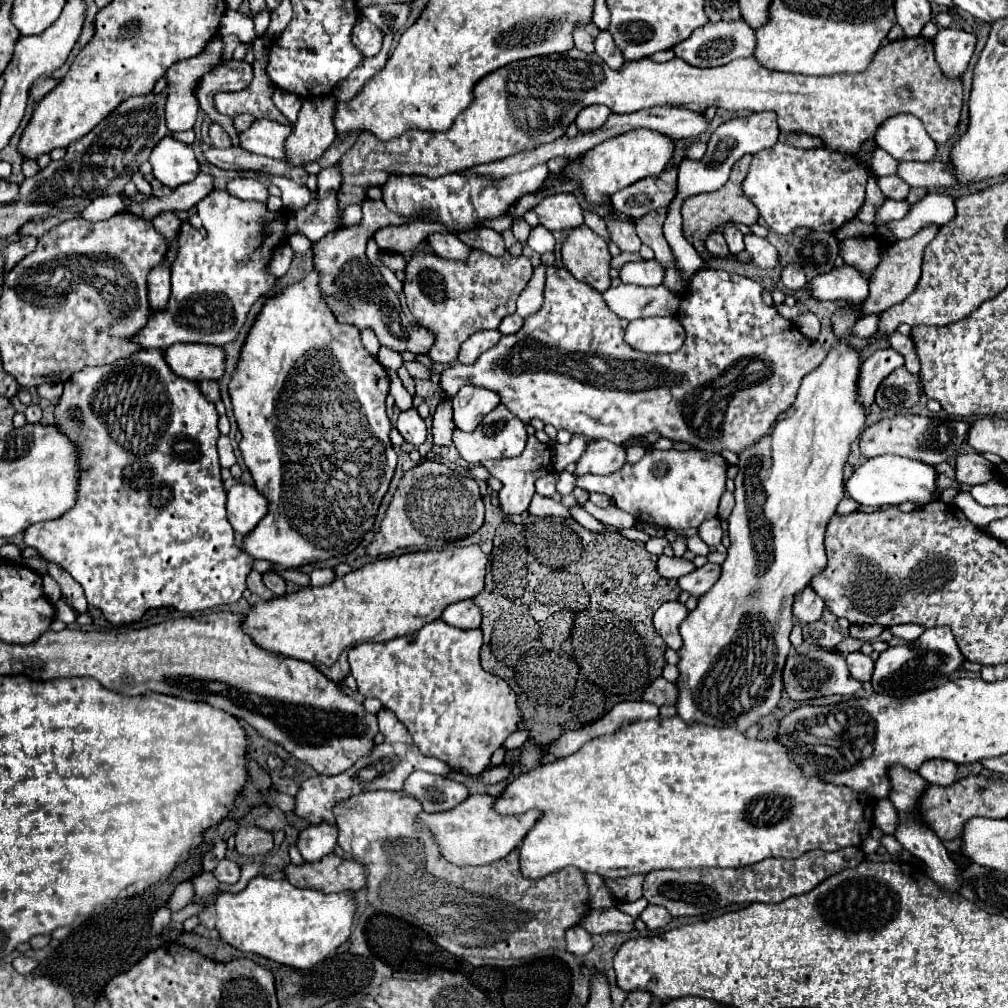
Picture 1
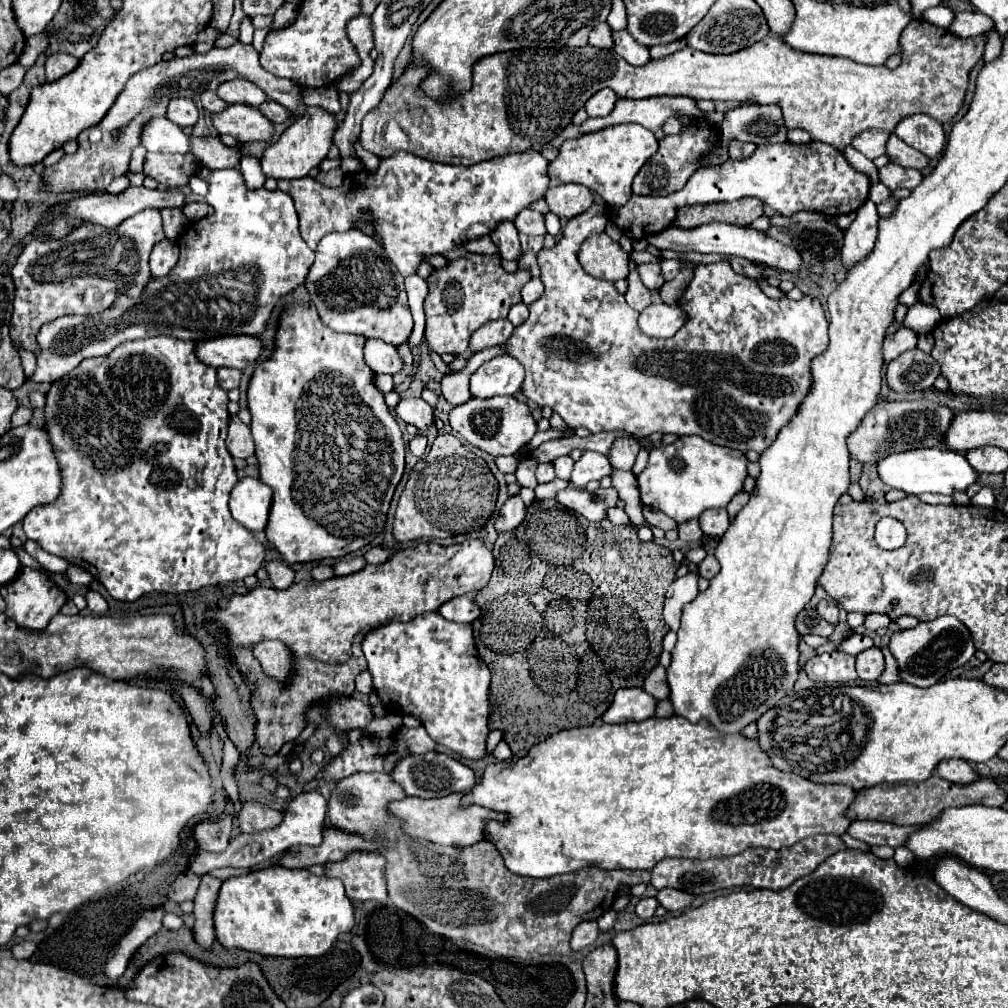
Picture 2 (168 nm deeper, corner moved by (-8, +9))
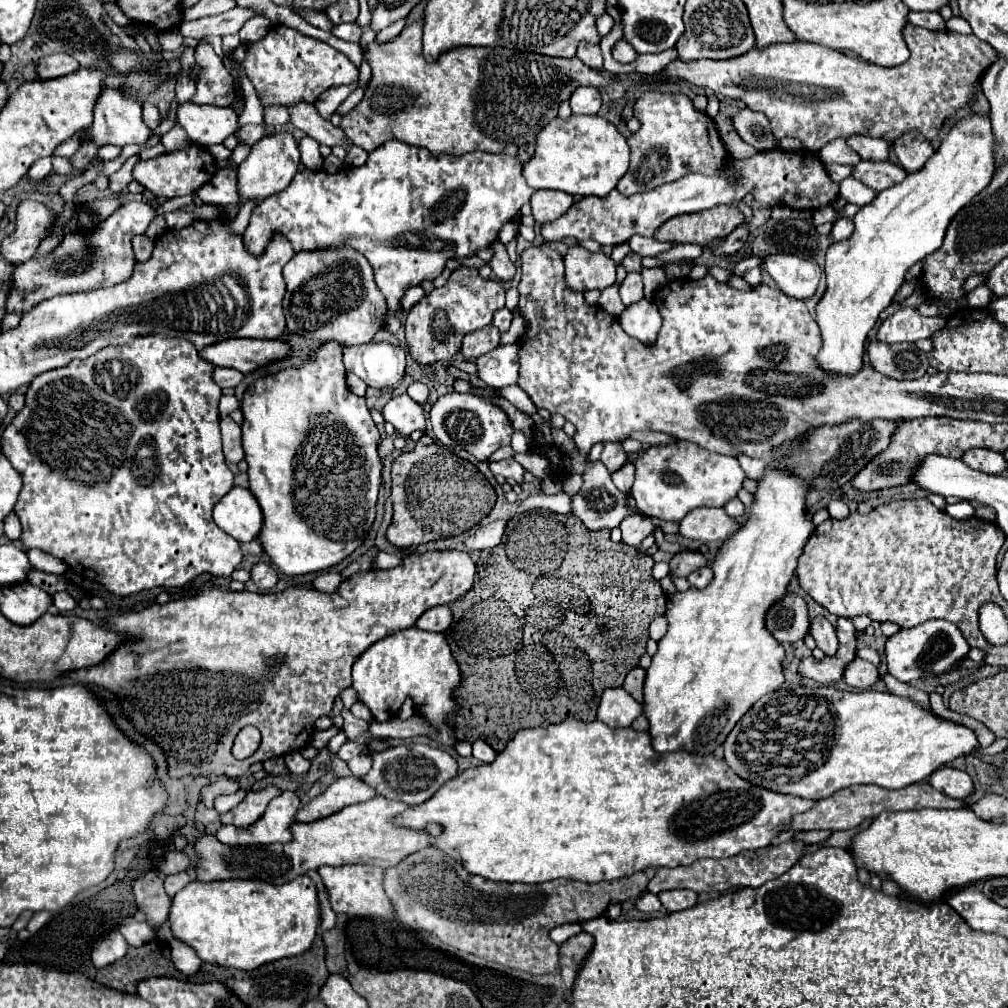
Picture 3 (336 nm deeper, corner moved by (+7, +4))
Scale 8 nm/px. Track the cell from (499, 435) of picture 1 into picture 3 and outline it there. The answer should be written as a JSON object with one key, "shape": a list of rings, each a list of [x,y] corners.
{"shape":[[[449,392],[441,396],[431,408],[431,426],[443,446],[451,450],[465,450],[483,462],[487,462],[489,456],[501,446],[509,446],[513,436],[513,426],[509,426],[509,418],[505,418],[505,412],[499,406],[493,406],[491,402],[481,400],[471,392]]]}

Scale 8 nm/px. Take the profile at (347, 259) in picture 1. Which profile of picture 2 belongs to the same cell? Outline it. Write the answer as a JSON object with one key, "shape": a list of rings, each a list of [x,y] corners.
{"shape":[[[358,229],[322,237],[306,277],[306,289],[322,323],[334,331],[356,333],[366,339],[376,337],[390,345],[408,341],[412,333],[404,277],[400,277],[398,269],[388,261],[384,249]]]}

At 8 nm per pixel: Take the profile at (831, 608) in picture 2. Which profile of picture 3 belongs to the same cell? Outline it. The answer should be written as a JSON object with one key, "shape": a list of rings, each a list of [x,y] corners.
{"shape":[[[817,616],[811,620],[811,630],[809,634],[815,638],[817,646],[827,654],[833,656],[837,652],[837,636],[835,636],[835,628],[831,626],[831,622],[825,616]]]}

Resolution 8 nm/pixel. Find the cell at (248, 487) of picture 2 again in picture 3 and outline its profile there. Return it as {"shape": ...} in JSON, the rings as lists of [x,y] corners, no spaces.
{"shape":[[[233,486],[221,498],[221,502],[215,504],[213,518],[223,532],[239,542],[255,540],[263,524],[263,514],[255,496],[249,492],[249,488],[241,486]]]}

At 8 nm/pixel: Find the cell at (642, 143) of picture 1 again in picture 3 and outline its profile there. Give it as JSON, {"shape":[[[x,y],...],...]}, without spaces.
{"shape":[[[571,116],[569,120],[555,118],[537,134],[537,148],[535,156],[523,164],[523,176],[527,184],[535,190],[561,190],[573,196],[597,196],[605,198],[617,182],[625,176],[629,168],[629,144],[627,138],[605,118],[601,116]]]}

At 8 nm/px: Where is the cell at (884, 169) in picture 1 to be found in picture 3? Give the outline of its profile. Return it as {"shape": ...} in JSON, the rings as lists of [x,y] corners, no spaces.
{"shape":[[[827,164],[827,172],[831,176],[831,180],[835,182],[841,182],[843,178],[847,178],[851,174],[853,166],[837,166],[837,164]]]}

